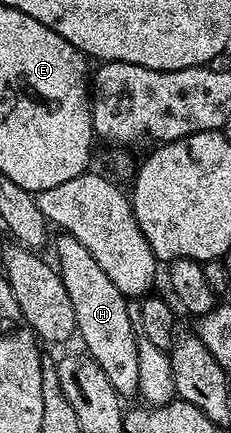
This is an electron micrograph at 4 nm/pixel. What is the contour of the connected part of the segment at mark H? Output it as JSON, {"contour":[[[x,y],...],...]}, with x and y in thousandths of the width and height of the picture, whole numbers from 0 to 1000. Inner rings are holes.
{"contour":[[[255,543],[229,557],[247,628],[299,672],[299,700],[316,700],[325,755],[338,776],[359,776],[355,804],[455,857],[472,885],[511,903],[519,919],[597,910],[597,776],[576,748],[576,723],[550,716],[554,688],[489,658],[489,651],[403,589],[325,547]]]}

